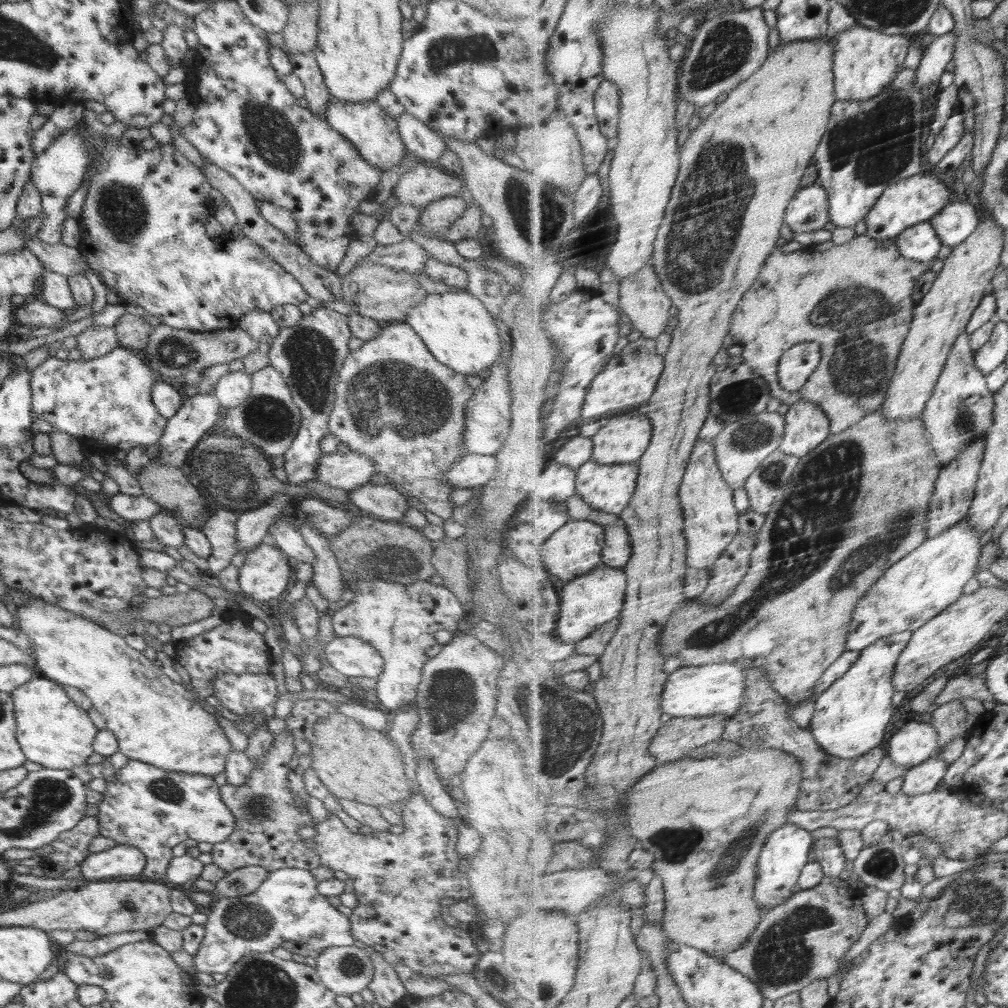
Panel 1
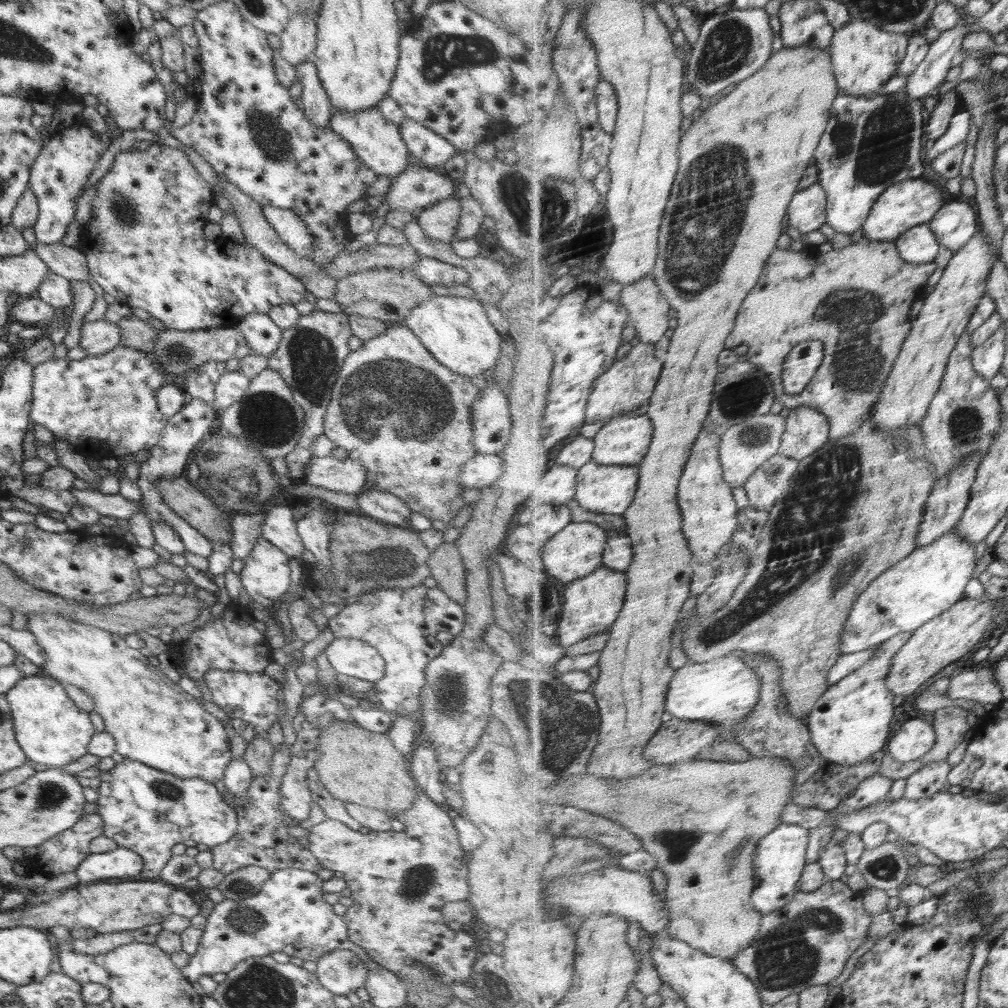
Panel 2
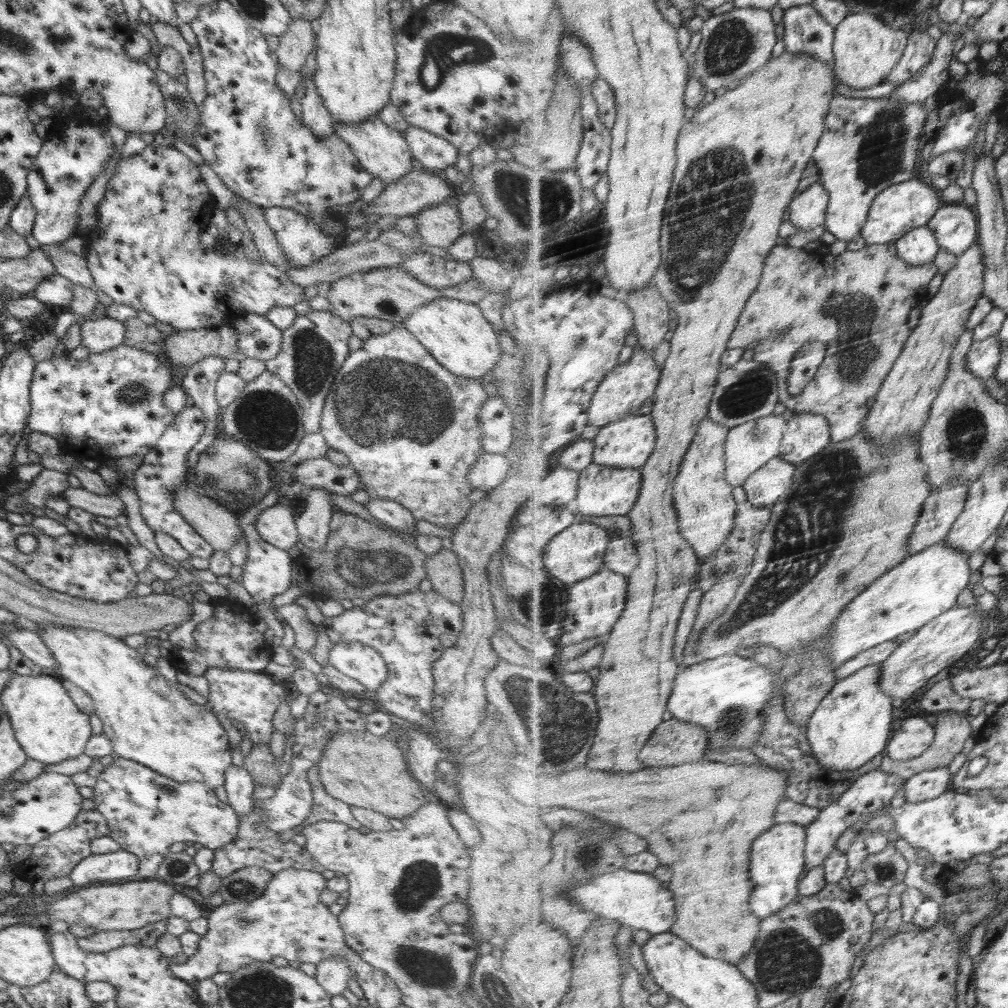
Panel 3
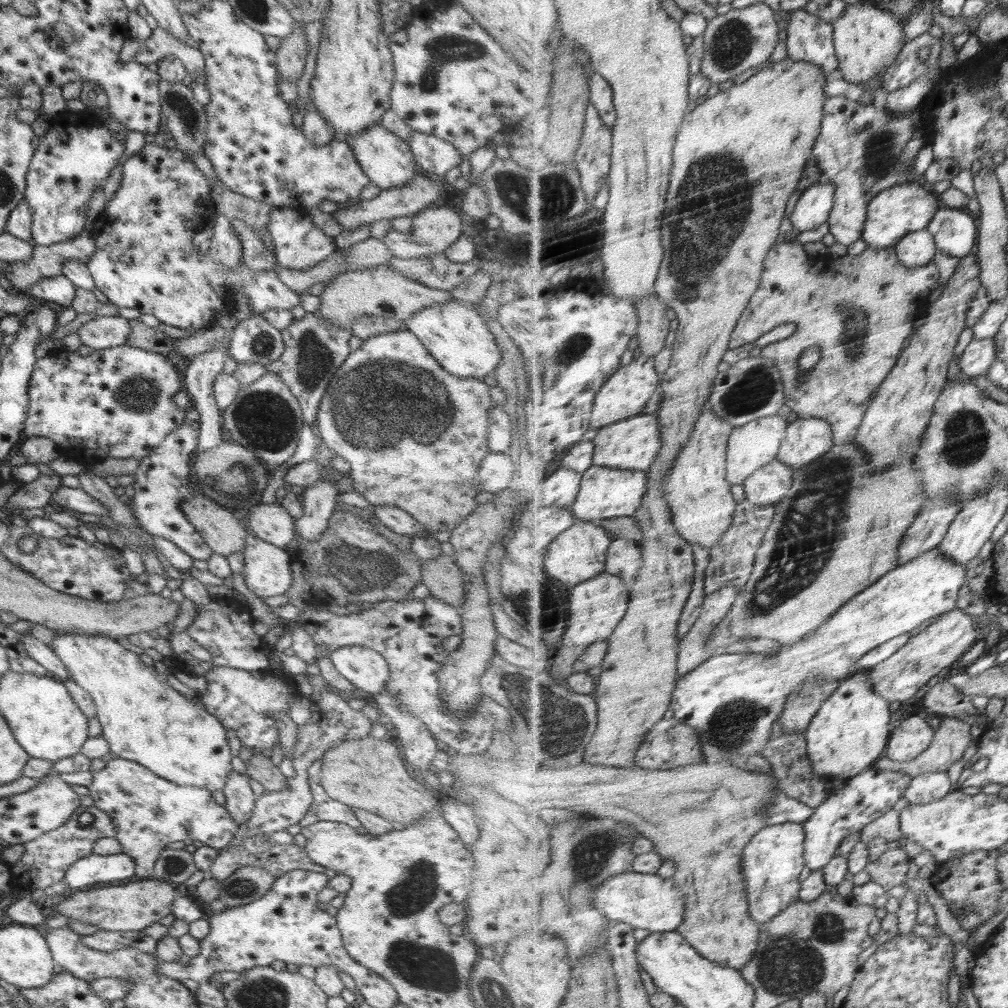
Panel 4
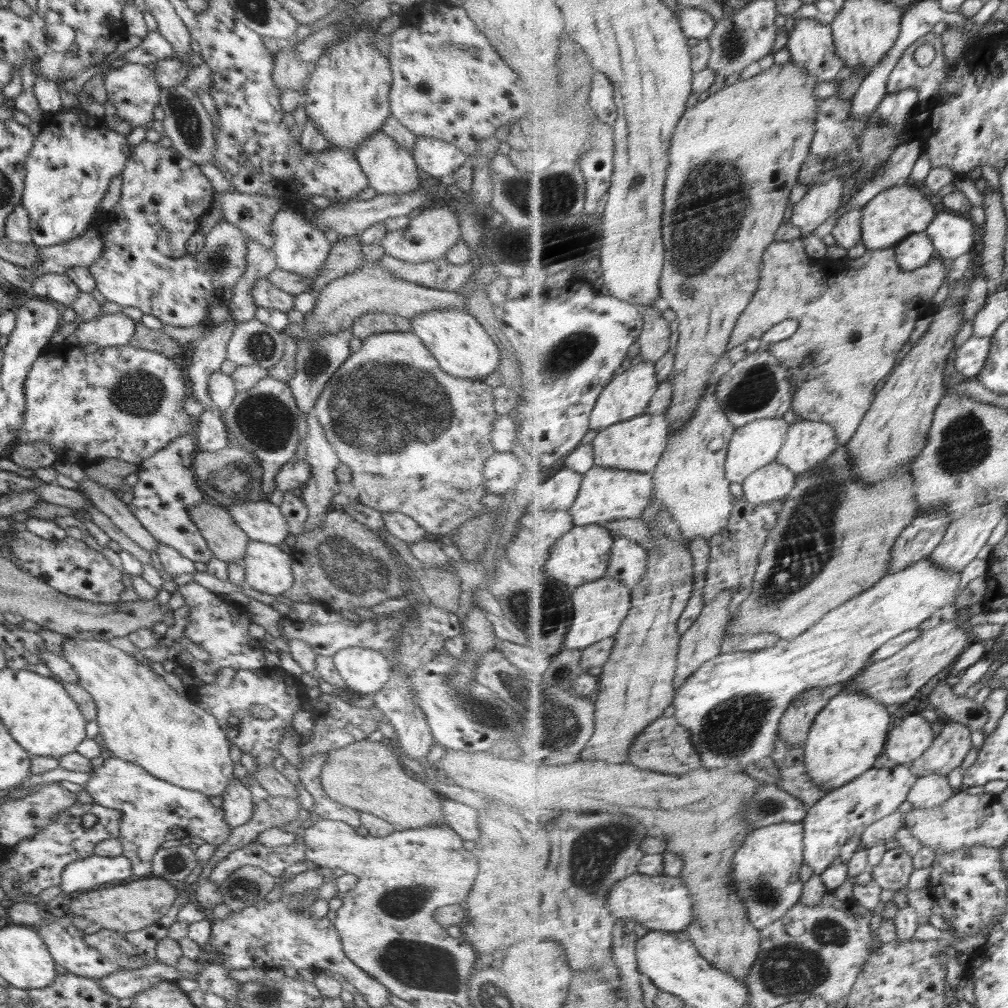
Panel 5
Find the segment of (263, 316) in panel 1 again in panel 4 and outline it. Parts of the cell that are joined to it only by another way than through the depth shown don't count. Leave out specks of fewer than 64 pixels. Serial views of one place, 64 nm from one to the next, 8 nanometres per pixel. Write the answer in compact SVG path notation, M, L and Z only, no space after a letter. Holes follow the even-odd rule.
M254 314L248 319L240 320L237 326L230 330L229 356L240 362L258 362L266 367L270 362L276 362L284 352L284 342L281 332L273 328L260 314Z

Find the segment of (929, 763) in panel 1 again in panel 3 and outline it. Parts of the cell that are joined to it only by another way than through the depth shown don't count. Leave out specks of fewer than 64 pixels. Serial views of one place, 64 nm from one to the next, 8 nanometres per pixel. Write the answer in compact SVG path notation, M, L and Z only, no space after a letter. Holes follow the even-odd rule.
M950 766L926 770L909 779L905 787L906 800L918 803L940 798L952 789L953 775Z

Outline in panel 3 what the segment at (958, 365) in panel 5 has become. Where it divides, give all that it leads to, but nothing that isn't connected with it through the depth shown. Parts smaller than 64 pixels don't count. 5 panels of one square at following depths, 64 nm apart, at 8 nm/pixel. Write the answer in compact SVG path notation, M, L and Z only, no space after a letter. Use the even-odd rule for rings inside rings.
M992 336L985 341L975 342L968 353L968 368L972 374L982 379L996 378L996 371L1003 361L1004 346L1000 336Z

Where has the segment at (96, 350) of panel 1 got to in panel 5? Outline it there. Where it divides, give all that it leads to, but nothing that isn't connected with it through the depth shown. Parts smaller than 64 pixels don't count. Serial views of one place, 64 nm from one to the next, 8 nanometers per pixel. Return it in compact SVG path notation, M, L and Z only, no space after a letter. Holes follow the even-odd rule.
M120 312L84 321L76 328L73 335L80 346L94 343L100 348L128 344L135 331L136 321Z

